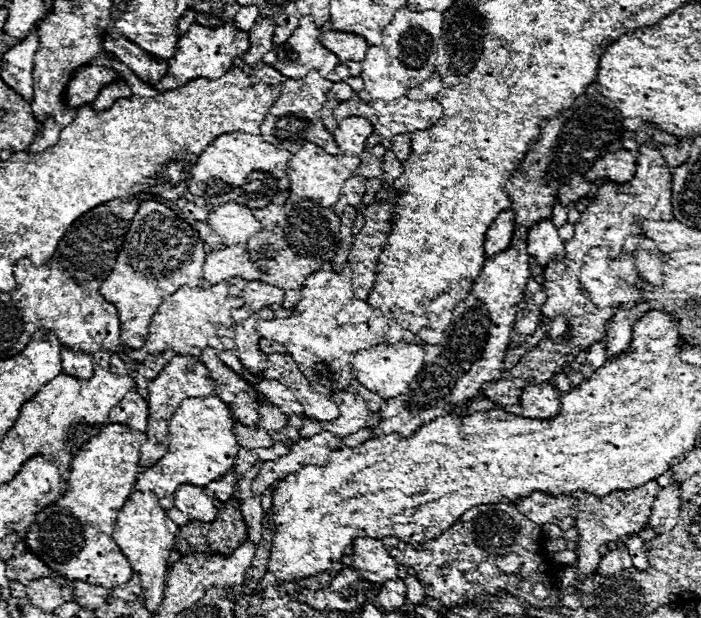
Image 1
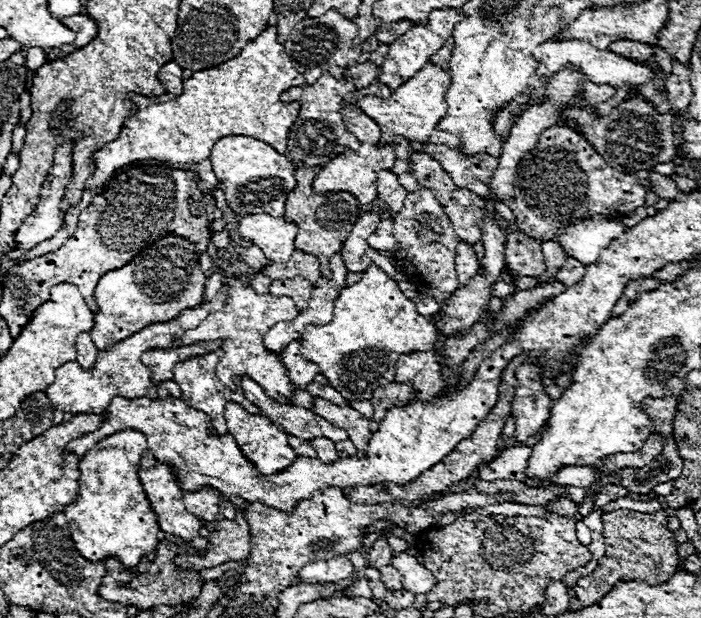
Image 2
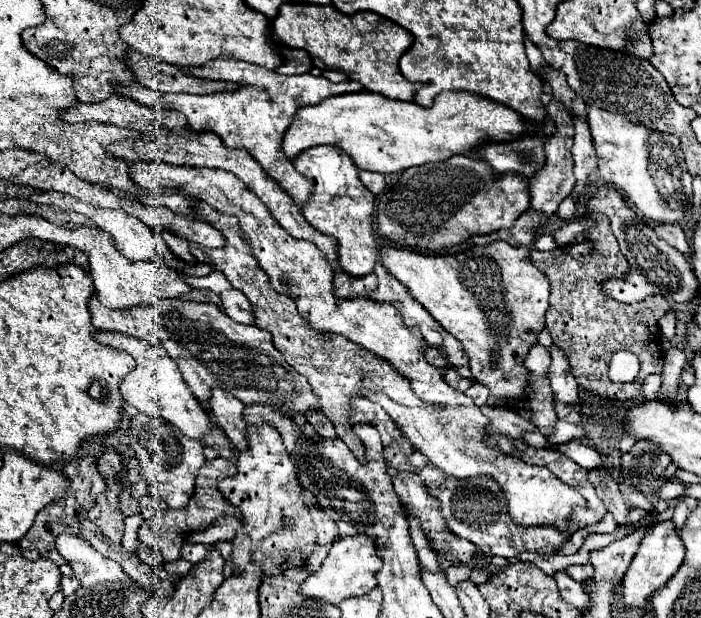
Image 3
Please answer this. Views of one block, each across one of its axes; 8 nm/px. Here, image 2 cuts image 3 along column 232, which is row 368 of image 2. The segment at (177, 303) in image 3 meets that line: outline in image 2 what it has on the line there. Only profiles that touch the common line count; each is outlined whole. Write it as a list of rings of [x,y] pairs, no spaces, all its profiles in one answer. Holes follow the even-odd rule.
[[[368,266],[364,270],[364,278],[356,284],[346,286],[334,304],[334,320],[326,326],[308,326],[306,334],[302,334],[302,356],[320,366],[322,376],[336,388],[348,402],[354,400],[370,400],[372,392],[394,382],[396,360],[400,354],[408,354],[414,350],[432,350],[438,342],[440,330],[432,320],[418,314],[416,304],[406,298],[394,278],[390,278],[378,266]]]

